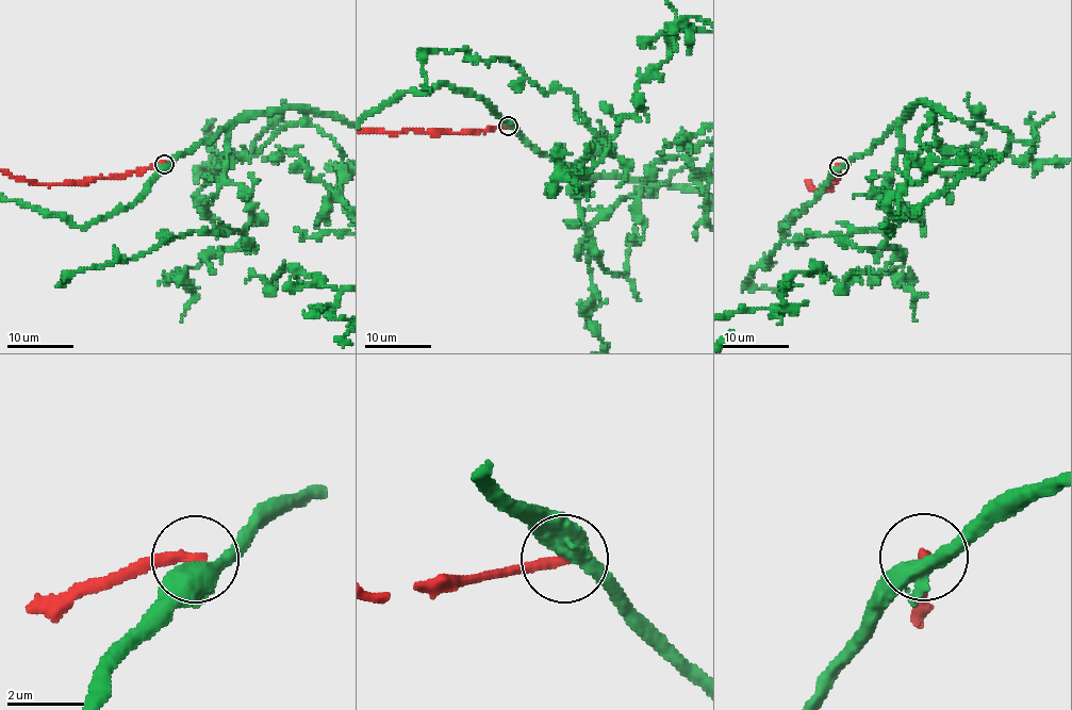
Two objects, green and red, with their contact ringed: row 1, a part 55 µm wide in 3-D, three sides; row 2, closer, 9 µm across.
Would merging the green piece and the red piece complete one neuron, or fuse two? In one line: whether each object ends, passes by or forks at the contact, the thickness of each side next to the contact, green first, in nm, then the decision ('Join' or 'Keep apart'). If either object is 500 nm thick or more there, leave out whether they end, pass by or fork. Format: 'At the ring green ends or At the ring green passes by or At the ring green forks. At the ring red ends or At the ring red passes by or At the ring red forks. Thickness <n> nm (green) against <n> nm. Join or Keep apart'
Thickness 500 nm (green) against 280 nm. Keep apart

